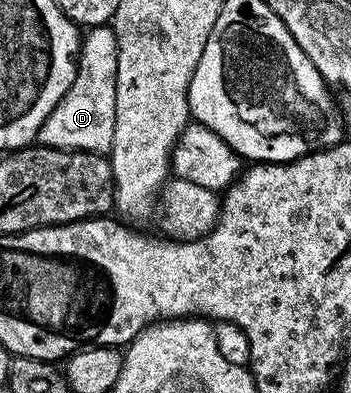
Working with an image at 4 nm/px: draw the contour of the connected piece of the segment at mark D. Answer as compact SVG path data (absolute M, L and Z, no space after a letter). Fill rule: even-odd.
M109 26L86 29L79 46L75 77L61 102L45 118L37 140L44 148L70 148L80 152L106 153L115 133L115 83L117 38Z

